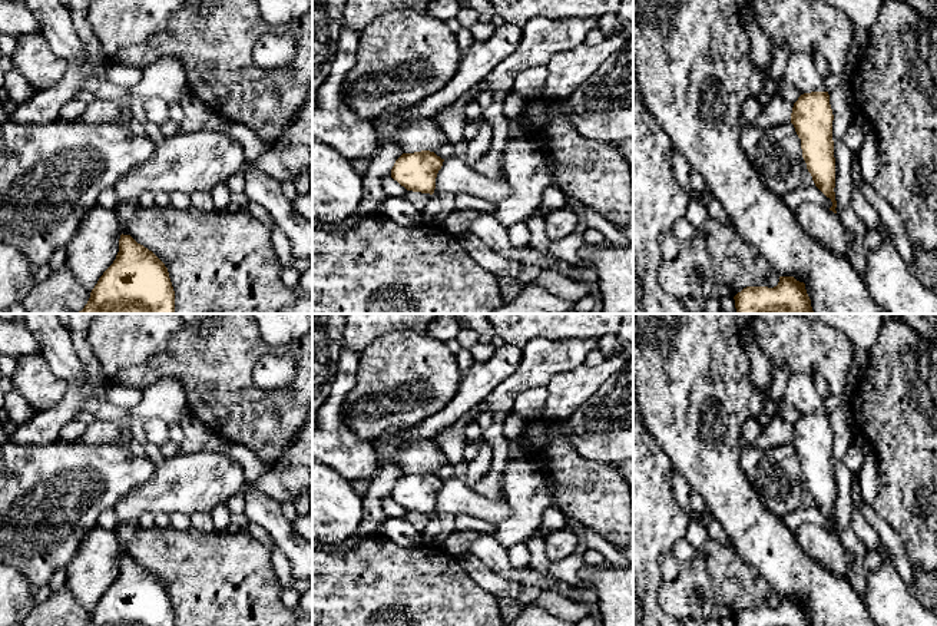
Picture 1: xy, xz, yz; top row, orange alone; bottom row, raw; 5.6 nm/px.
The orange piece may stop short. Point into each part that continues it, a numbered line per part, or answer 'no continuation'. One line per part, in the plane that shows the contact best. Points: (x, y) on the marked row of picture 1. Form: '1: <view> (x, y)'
no continuation

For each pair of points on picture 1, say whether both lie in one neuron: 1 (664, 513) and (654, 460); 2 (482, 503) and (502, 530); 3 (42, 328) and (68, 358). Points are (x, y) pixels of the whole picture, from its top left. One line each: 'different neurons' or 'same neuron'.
1: same neuron
2: different neurons
3: same neuron

